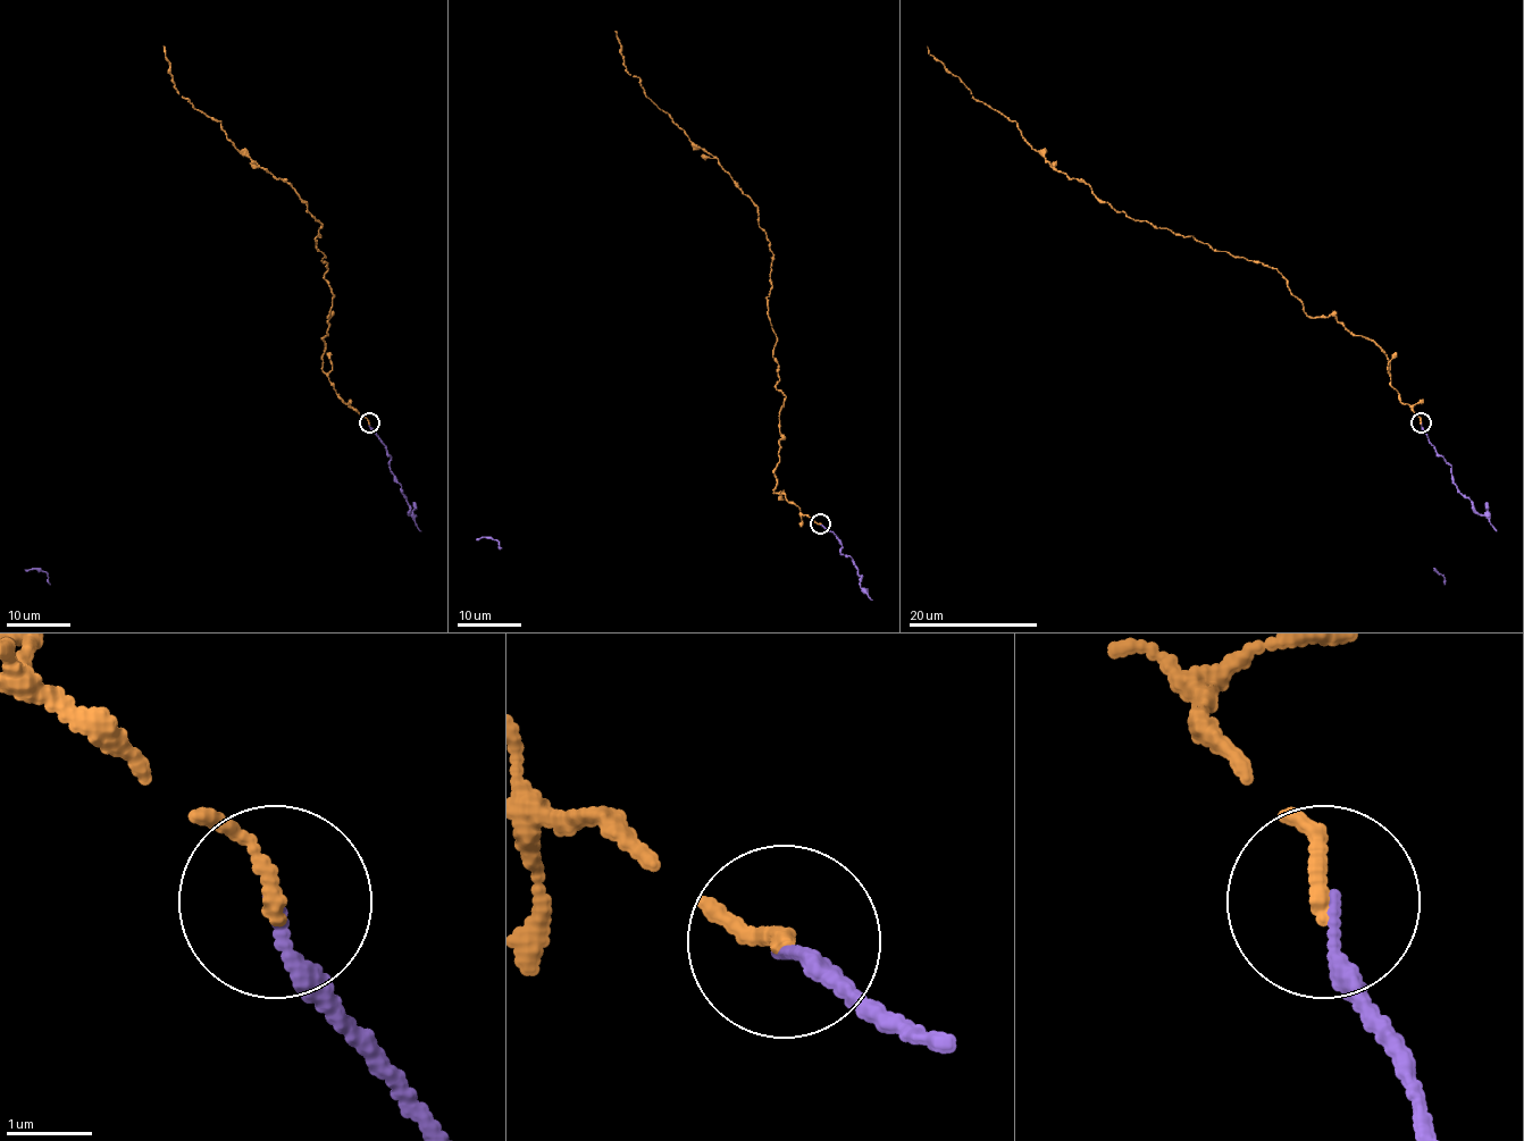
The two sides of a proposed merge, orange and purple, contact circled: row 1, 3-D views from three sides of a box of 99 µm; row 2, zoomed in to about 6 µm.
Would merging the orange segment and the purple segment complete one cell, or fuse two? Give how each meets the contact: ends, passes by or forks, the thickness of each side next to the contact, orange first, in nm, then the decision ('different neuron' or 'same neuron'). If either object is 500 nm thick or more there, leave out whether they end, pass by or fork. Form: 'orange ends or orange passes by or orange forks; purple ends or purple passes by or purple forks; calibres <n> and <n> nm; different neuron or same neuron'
orange ends; purple ends; calibres 180 and 150 nm; same neuron

